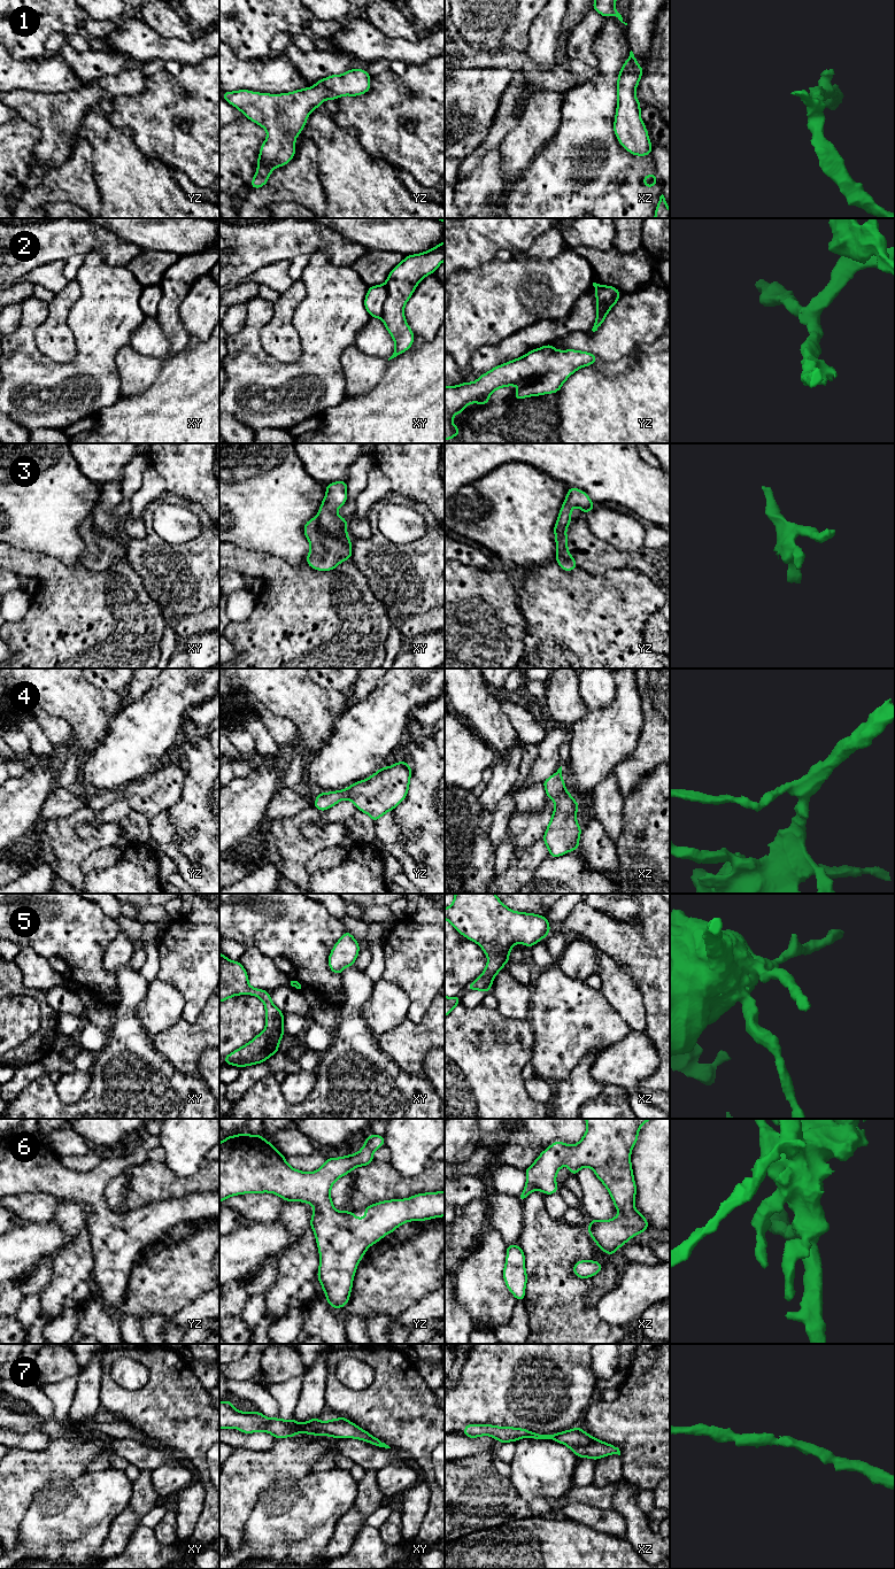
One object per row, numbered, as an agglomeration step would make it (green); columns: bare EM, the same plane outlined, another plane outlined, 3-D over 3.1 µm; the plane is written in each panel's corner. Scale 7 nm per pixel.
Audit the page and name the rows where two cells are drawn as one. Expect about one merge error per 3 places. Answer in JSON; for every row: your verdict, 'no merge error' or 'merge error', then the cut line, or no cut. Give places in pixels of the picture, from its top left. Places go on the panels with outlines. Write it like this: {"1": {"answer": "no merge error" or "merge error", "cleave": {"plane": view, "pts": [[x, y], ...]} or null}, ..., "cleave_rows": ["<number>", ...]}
{"1": {"answer": "no merge error", "cleave": null}, "2": {"answer": "merge error", "cleave": {"plane": "xy", "pts": [[384, 285], [385, 301], [380, 317]]}}, "3": {"answer": "merge error", "cleave": {"plane": "xy", "pts": [[317, 517], [317, 524], [322, 531], [347, 538]]}}, "4": {"answer": "no merge error", "cleave": null}, "5": {"answer": "no merge error", "cleave": null}, "6": {"answer": "no merge error", "cleave": null}, "7": {"answer": "no merge error", "cleave": null}, "cleave_rows": ["2", "3"]}

